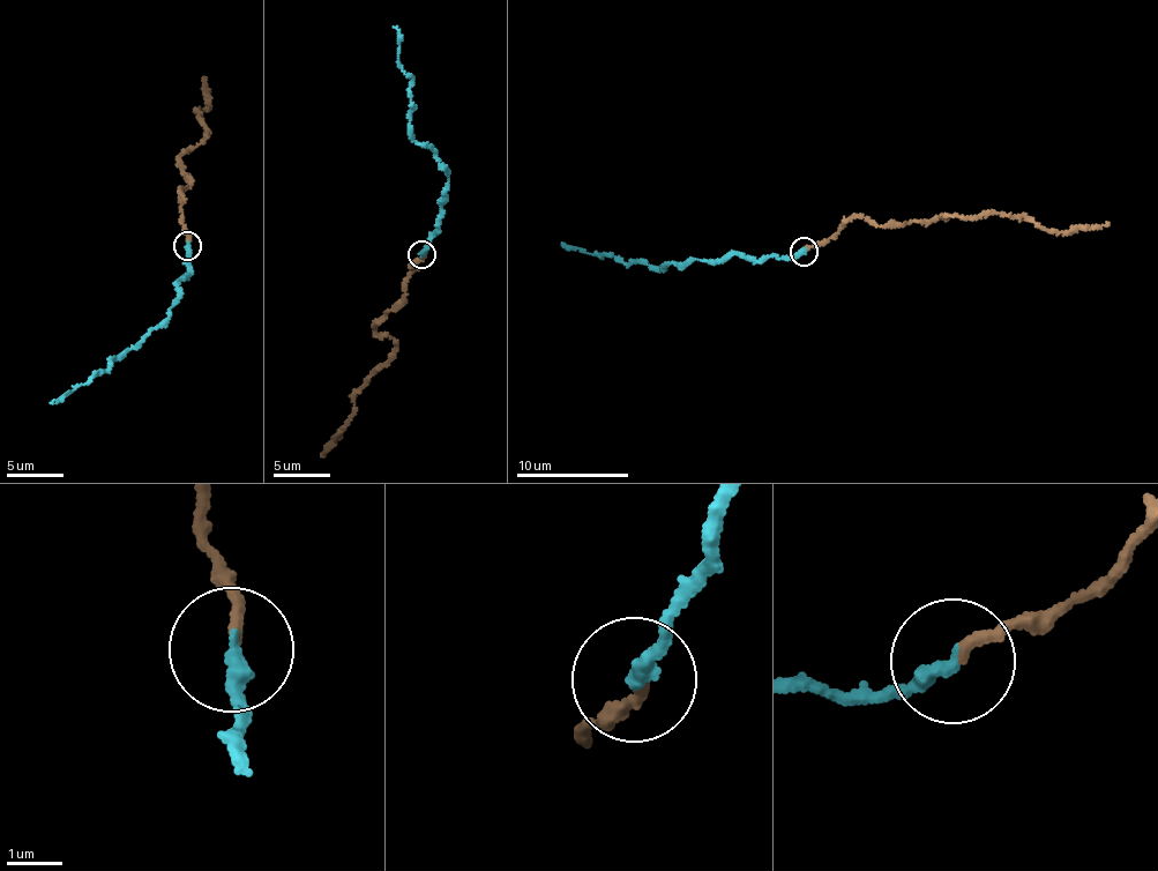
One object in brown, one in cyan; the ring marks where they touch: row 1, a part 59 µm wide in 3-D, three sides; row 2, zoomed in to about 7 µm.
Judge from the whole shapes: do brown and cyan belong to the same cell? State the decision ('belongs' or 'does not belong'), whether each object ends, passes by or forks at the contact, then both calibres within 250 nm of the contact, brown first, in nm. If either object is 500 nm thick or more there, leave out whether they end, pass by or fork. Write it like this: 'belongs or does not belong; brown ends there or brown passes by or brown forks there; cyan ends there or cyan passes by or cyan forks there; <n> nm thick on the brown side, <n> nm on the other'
belongs; brown ends there; cyan ends there; 200 nm thick on the brown side, 300 nm on the other

